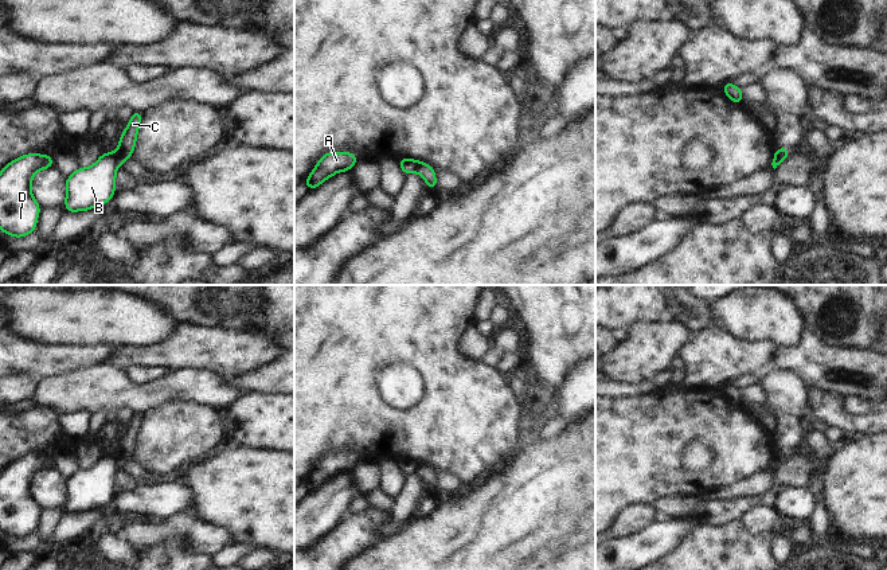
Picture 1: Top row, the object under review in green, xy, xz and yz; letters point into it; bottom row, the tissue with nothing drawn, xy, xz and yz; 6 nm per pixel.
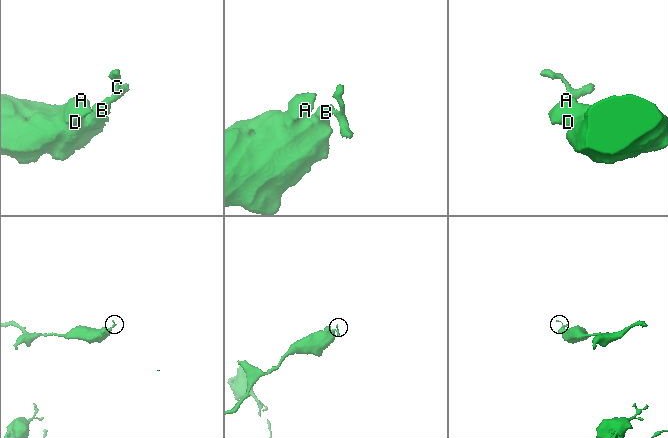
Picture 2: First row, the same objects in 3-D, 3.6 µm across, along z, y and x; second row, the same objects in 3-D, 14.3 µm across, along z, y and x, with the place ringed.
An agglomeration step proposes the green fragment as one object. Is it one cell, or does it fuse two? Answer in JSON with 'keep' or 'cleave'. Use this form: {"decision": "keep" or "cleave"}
{"decision": "cleave"}

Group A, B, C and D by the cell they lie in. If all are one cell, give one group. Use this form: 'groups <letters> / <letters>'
groups A B D / C

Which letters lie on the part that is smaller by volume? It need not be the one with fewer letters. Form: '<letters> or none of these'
C

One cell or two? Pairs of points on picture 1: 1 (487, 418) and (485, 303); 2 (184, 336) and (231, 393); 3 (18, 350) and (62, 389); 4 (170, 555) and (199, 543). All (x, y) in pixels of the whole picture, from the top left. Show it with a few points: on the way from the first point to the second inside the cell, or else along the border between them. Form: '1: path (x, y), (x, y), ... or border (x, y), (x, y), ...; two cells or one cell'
1: border (479, 299), (475, 307), (473, 321); two cells
2: border (183, 369), (204, 369), (230, 378); two cells
3: border (81, 370), (43, 377), (38, 381); two cells
4: border (157, 545), (180, 538), (198, 554), (208, 555); two cells

